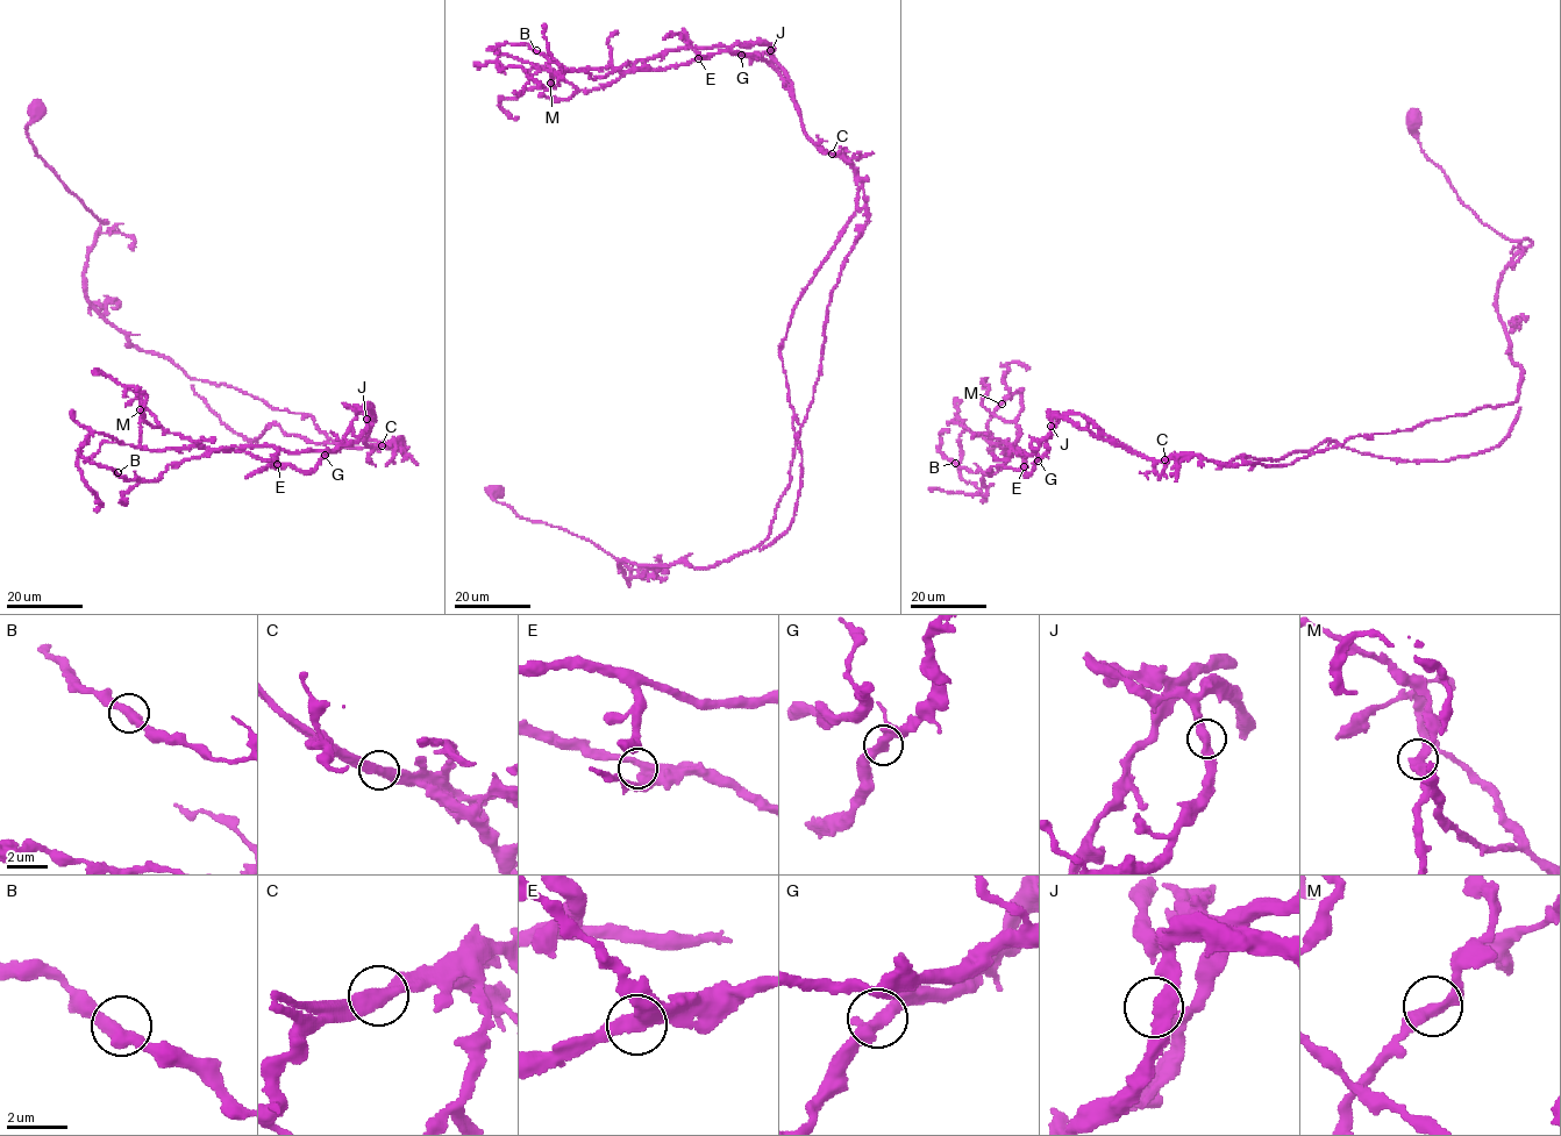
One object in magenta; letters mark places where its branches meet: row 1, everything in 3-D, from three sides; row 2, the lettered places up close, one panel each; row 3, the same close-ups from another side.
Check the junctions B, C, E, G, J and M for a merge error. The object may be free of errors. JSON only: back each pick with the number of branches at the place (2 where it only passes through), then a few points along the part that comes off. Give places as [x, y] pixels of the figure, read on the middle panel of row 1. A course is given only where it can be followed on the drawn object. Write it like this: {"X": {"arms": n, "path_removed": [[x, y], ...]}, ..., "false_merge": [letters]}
{"C": {"arms": 2, "path_removed": [[832, 154], [805, 131], [790, 77], [769, 43], [665, 50], [593, 79], [527, 44], [489, 49], [498, 52]]}, "false_merge": ["C"]}

